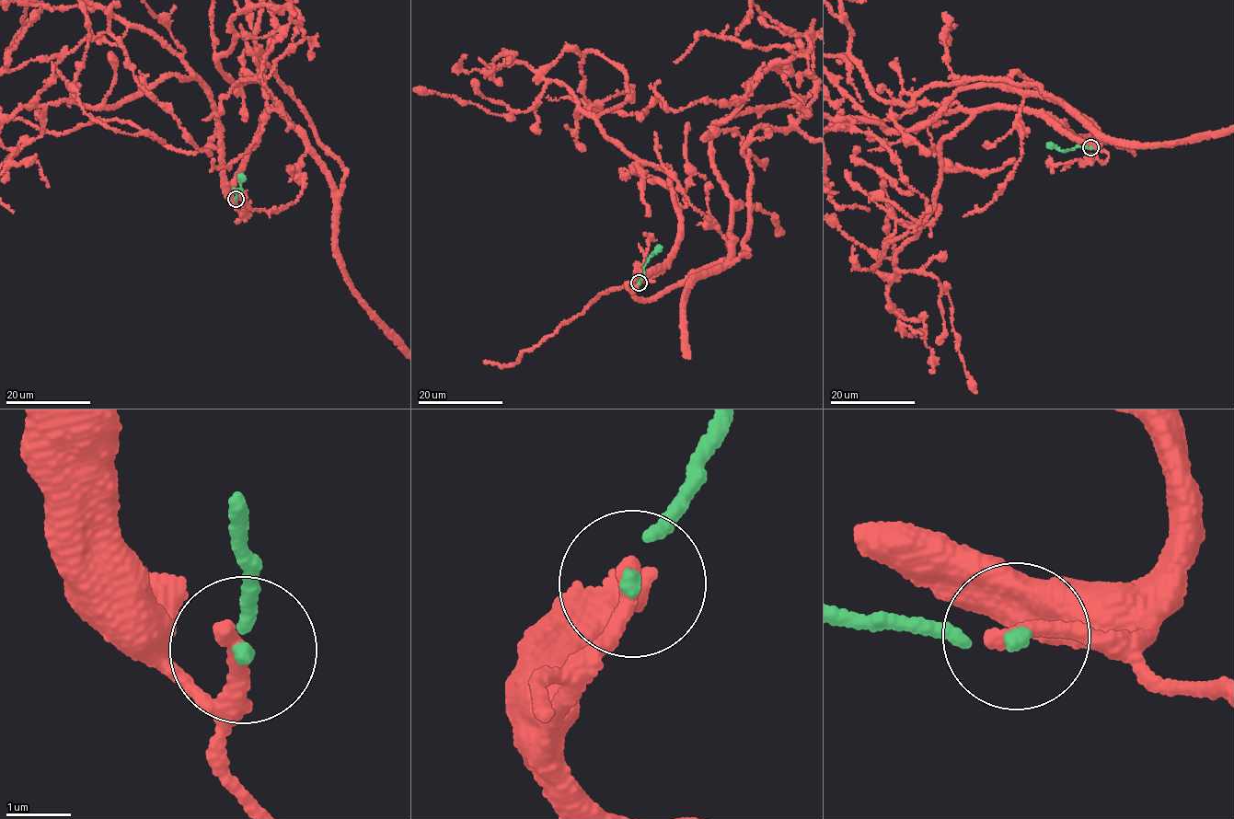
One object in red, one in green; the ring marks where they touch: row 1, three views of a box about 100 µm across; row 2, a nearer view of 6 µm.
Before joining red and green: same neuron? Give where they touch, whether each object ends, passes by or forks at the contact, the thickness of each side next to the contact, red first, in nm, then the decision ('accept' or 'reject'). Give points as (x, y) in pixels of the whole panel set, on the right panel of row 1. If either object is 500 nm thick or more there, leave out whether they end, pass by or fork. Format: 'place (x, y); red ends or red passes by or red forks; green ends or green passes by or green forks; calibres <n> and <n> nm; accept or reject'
place (1090, 147); red ends; green ends; calibres 300 and 170 nm; reject

